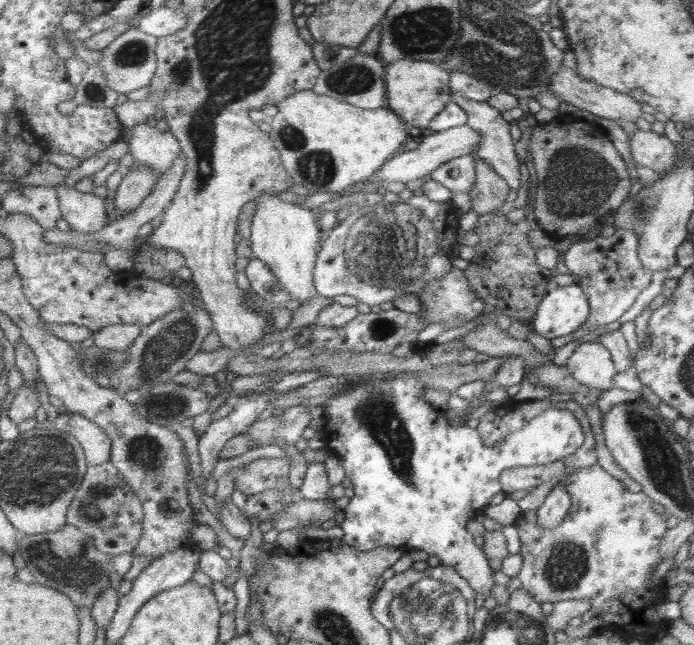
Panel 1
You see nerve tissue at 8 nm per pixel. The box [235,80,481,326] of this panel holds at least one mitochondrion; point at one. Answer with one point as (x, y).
(390, 249)

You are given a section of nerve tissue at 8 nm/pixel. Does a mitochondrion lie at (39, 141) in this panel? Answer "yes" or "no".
no

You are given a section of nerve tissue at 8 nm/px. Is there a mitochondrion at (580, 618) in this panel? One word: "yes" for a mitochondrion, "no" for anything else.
no

